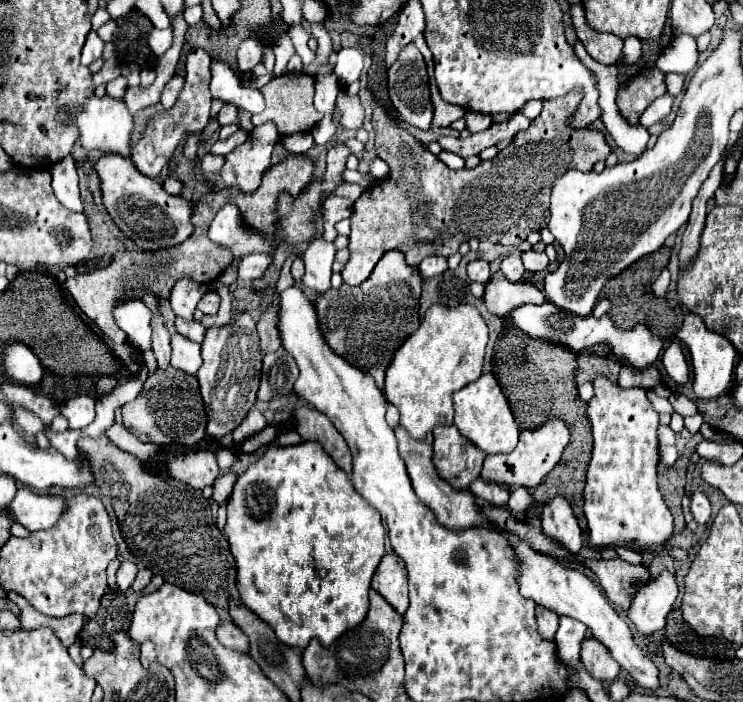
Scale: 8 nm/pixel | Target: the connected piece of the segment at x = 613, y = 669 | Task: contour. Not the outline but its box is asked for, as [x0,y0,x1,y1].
[581,637,619,683]

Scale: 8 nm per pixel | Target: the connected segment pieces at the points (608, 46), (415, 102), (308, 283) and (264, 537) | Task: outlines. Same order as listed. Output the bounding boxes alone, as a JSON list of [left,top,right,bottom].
[[571,3,623,65],[387,43,433,131],[303,235,335,295],[225,441,385,649]]

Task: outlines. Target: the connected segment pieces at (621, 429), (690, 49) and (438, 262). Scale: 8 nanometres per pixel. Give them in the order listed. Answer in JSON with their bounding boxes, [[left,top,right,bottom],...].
[[585,375,673,549],[657,37,697,75],[417,255,447,279]]

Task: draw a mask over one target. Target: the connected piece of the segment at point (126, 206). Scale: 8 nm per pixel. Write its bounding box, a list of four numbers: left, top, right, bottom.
[95,153,193,251]

